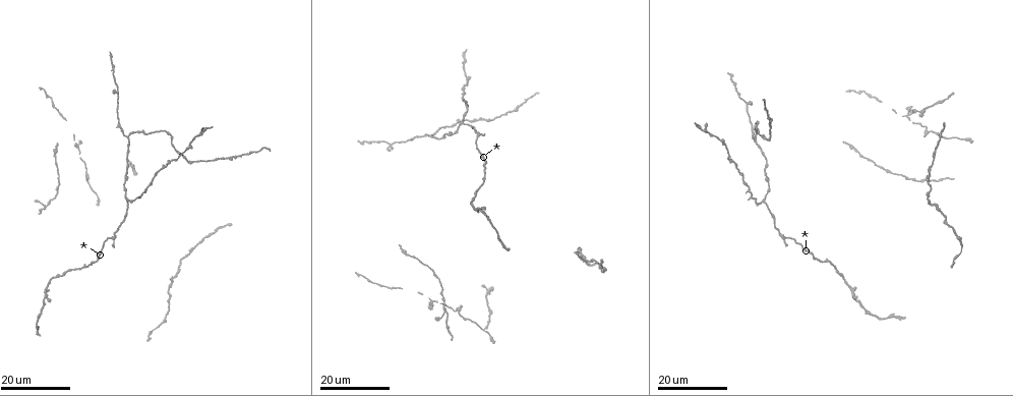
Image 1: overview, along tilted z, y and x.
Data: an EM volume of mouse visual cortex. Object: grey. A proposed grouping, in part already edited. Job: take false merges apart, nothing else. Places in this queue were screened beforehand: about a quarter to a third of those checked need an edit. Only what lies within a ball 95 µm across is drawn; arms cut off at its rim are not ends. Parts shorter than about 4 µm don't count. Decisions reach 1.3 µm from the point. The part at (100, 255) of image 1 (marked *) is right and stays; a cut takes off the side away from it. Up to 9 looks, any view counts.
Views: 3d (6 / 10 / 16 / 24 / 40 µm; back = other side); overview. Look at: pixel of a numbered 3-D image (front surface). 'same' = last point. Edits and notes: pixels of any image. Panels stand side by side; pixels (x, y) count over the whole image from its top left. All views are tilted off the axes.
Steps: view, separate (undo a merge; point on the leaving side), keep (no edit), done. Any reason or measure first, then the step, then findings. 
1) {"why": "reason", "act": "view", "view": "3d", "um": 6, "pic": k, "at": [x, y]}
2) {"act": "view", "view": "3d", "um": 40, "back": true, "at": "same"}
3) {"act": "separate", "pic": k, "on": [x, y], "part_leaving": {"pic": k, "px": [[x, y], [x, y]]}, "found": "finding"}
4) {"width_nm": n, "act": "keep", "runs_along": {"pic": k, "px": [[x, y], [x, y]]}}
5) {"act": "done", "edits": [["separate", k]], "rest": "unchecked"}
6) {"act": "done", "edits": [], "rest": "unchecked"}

{"why": "two arms in line, one across", "act": "view", "view": "3d", "um": 16, "pic": 1, "at": [460, 121]}

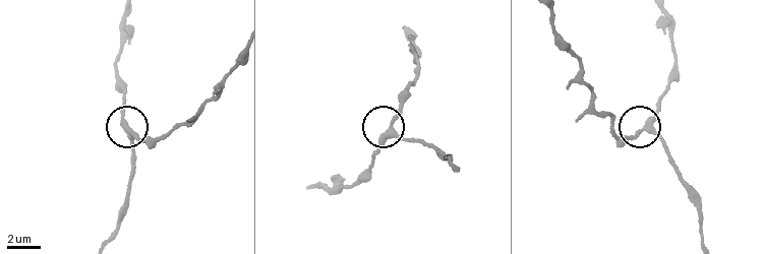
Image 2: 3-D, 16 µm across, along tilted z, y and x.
{"act": "view", "view": "3d", "um": 10, "pic": 2, "at": [387, 134]}

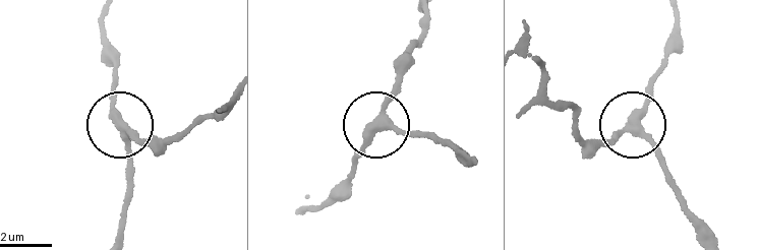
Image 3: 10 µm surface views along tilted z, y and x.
{"side_arm_um": 42, "act": "keep", "runs_along": {"pic": 3, "px": [[696, 231], [656, 144], [639, 128], [621, 127], [586, 158]]}, "found": "all the same neuron"}

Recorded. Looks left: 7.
{"why": "sudden change in width", "act": "view", "view": "3d", "um": 24, "pic": 1, "at": [119, 124]}

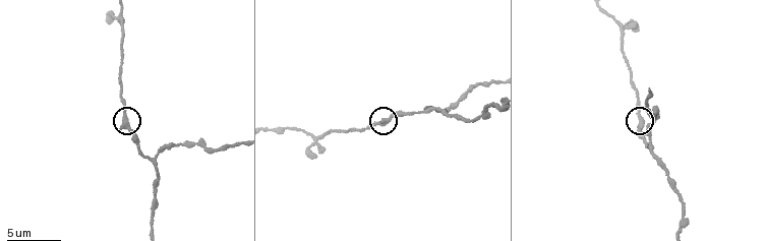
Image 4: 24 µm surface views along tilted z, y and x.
{"act": "view", "view": "3d", "um": 10, "pic": 4, "at": [123, 115]}

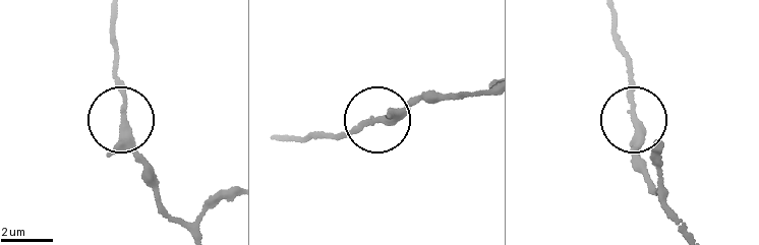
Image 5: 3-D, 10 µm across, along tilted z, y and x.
{"act": "keep", "runs_along": {"pic": 5, "px": [[190, 231], [166, 208], [134, 149], [118, 56]]}, "found": "one neuron here"}

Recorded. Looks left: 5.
{"why": "small branch off a trunk", "act": "view", "view": "3d", "um": 24, "pic": 1, "at": [87, 173]}

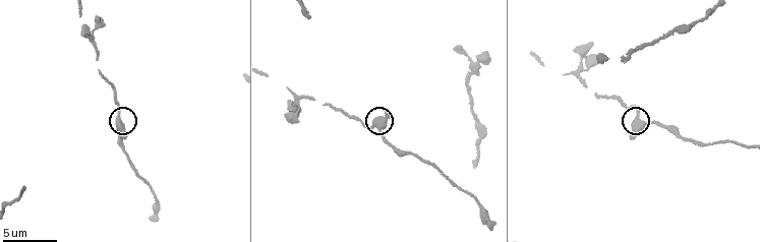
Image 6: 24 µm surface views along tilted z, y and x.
{"act": "view", "view": "3d", "um": 6, "pic": 6, "at": [642, 123]}

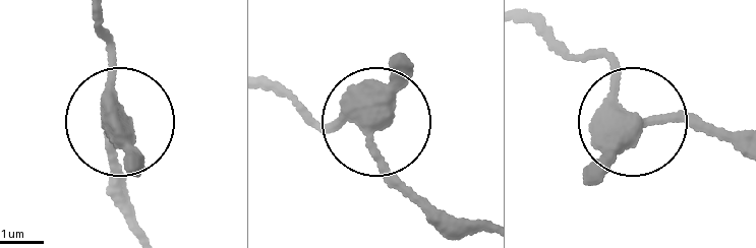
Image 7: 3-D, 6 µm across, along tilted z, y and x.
{"side_arm_um": 6, "act": "keep", "found": "one neuron here"}

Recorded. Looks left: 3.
{"why": "four-way junction", "act": "view", "view": "3d", "um": 10, "pic": 6, "at": [581, 64]}

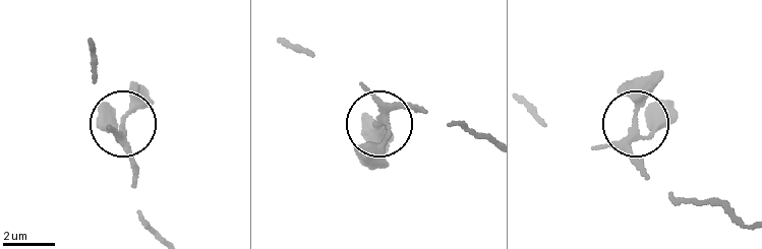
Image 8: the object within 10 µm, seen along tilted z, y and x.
{"act": "view", "view": "3d", "um": 10, "back": true, "pic": 8, "at": [379, 122]}

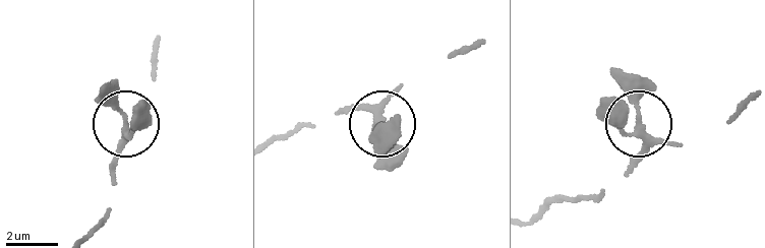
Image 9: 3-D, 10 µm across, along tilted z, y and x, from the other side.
{"width_nm": 200, "act": "keep", "found": "continuous, no second neuron"}

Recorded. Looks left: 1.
{"act": "done", "edits": [], "rest": "unchecked"}

